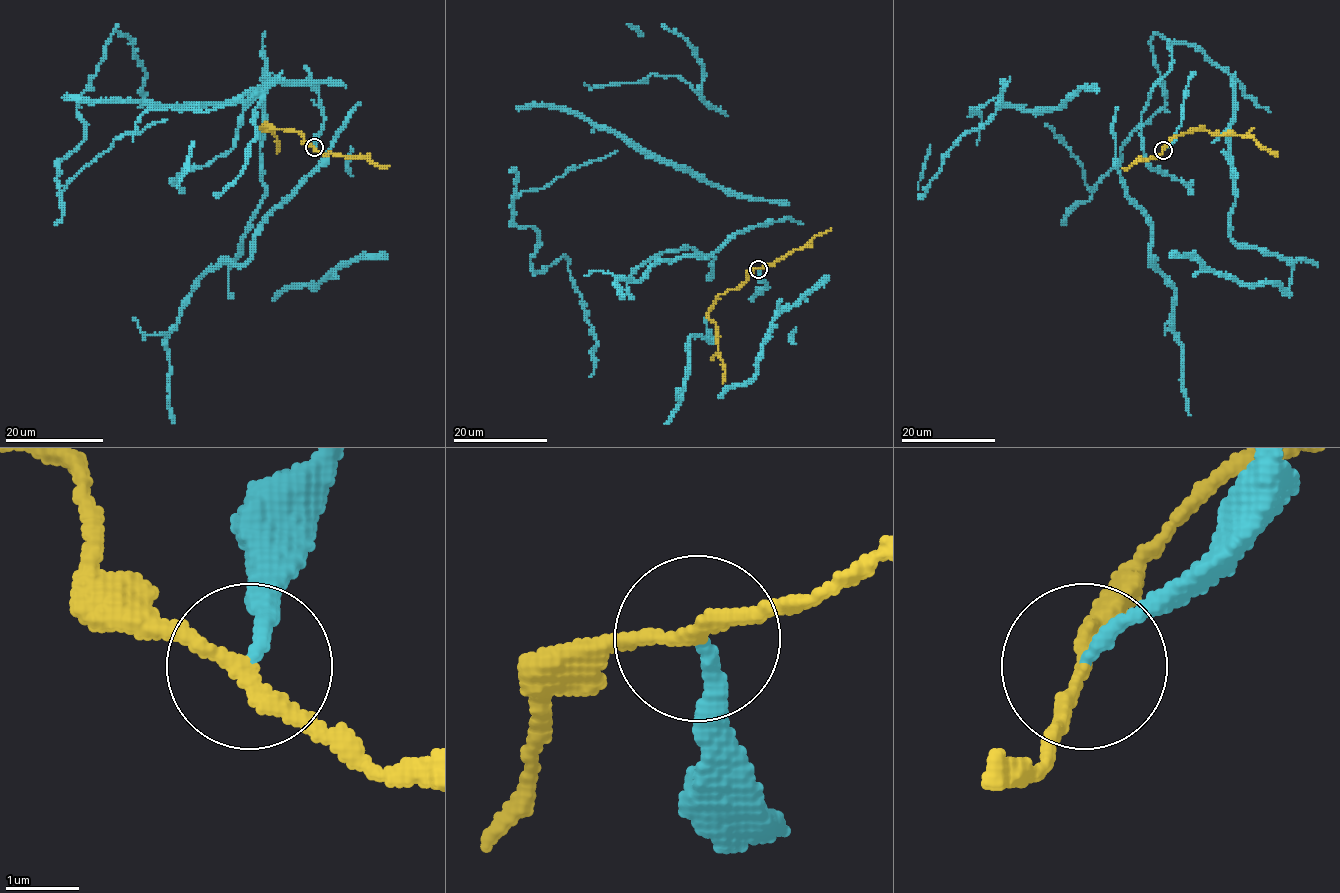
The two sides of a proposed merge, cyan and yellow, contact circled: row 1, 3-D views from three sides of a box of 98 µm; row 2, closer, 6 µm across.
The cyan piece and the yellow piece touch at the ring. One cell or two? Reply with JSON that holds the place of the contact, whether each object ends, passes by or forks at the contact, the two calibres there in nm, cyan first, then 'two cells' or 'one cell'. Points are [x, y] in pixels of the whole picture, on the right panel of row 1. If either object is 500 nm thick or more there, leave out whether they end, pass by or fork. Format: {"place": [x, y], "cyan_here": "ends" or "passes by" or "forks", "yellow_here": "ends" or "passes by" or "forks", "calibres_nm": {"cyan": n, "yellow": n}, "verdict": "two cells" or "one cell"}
{"place": [1163, 150], "cyan_here": "ends", "yellow_here": "passes by", "calibres_nm": {"cyan": 180, "yellow": 190}, "verdict": "two cells"}

